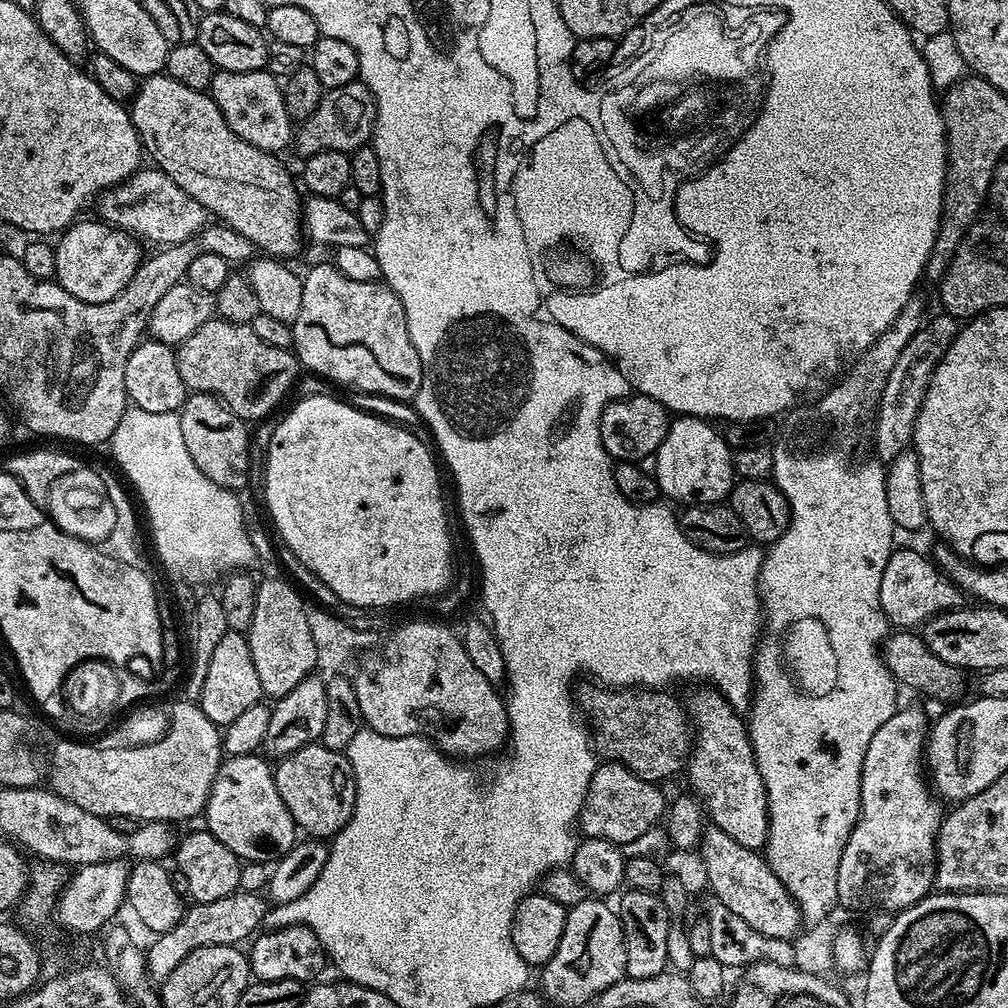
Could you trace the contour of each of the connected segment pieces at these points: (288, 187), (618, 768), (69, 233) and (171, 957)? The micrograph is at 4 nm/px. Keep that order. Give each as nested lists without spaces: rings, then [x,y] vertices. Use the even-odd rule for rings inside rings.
[[[167,74],[145,76],[130,101],[130,115],[143,151],[156,156],[155,163],[160,171],[200,202],[208,213],[229,228],[238,230],[238,234],[247,238],[261,253],[273,258],[301,255],[306,240],[302,231],[302,196],[296,193],[291,174],[276,161],[279,159],[273,153],[258,150],[258,146],[250,146],[250,142],[238,138],[207,91],[191,89]]]
[[[615,762],[601,763],[590,778],[588,793],[580,807],[579,831],[585,837],[609,840],[619,846],[634,842],[661,823],[666,812],[666,800],[664,804],[660,790],[648,780],[638,778],[638,774],[626,766]]]
[[[99,218],[81,219],[64,229],[55,241],[56,275],[55,283],[61,284],[74,298],[87,304],[110,302],[134,278],[142,263],[141,245],[131,232],[113,228]],[[81,223],[81,224],[80,224]],[[137,244],[137,245],[136,245]]]
[[[237,890],[226,898],[218,898],[215,902],[193,903],[185,907],[178,926],[170,926],[170,930],[161,932],[158,942],[146,952],[151,979],[156,982],[164,981],[172,973],[174,966],[178,966],[178,962],[186,958],[186,954],[202,946],[236,946],[241,943],[239,940],[247,941],[261,927],[263,916],[270,912],[270,904],[261,893],[260,897],[256,892],[244,891]]]

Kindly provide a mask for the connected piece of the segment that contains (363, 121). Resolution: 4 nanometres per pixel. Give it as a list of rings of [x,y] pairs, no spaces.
[[[355,79],[346,86],[325,91],[322,102],[318,102],[318,110],[295,129],[294,148],[297,148],[304,158],[322,150],[338,150],[351,154],[371,141],[372,131],[375,129],[376,99],[367,84]]]

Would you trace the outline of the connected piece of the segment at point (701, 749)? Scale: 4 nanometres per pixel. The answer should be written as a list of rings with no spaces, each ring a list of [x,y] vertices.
[[[696,686],[686,699],[686,711],[694,729],[692,754],[686,765],[686,777],[692,783],[691,791],[697,800],[704,805],[707,819],[718,830],[726,830],[734,842],[741,846],[763,849],[768,842],[768,799],[766,786],[762,782],[762,774],[758,774],[758,766],[752,749],[752,739],[748,736],[745,717],[735,708],[731,708],[722,693],[712,686]]]

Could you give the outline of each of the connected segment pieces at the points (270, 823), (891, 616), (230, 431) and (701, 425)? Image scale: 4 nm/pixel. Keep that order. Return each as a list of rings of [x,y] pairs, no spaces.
[[[263,755],[230,756],[220,761],[220,769],[212,783],[208,795],[208,805],[204,807],[202,820],[205,820],[206,830],[226,846],[241,861],[257,860],[267,865],[269,862],[281,860],[283,856],[298,842],[298,829],[290,810],[282,802],[282,794],[278,794],[276,774],[273,765]]]
[[[897,547],[890,554],[882,570],[880,601],[882,610],[893,625],[920,626],[940,612],[953,611],[965,603],[965,593],[961,592],[955,582],[948,579],[929,557],[928,560],[912,548]]]
[[[208,392],[191,393],[178,415],[182,438],[194,464],[223,488],[235,492],[245,489],[250,472],[250,444],[245,421],[234,415],[219,397]]]
[[[680,416],[673,419],[668,425],[666,438],[657,450],[654,463],[654,475],[661,493],[669,501],[677,500],[680,506],[693,504],[718,504],[731,493],[734,487],[734,473],[732,471],[733,449],[728,448],[727,439],[715,432],[707,419],[698,416]]]

